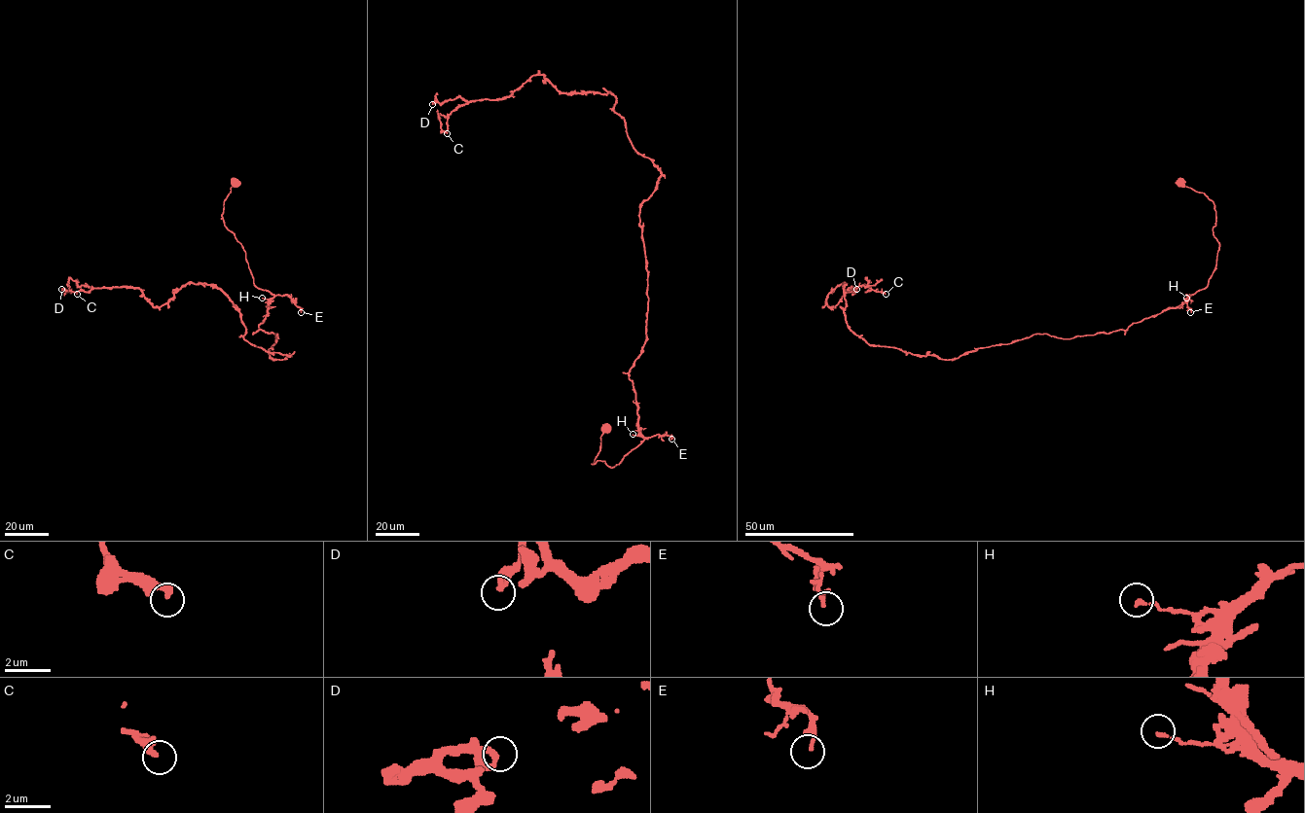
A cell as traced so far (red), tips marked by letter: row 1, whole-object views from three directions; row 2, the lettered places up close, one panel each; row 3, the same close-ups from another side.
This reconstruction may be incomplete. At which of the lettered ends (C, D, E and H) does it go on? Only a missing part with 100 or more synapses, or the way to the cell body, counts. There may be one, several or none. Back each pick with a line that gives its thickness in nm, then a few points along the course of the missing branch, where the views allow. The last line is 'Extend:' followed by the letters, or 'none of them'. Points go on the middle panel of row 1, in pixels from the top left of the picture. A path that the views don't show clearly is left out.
Extend: none of them

